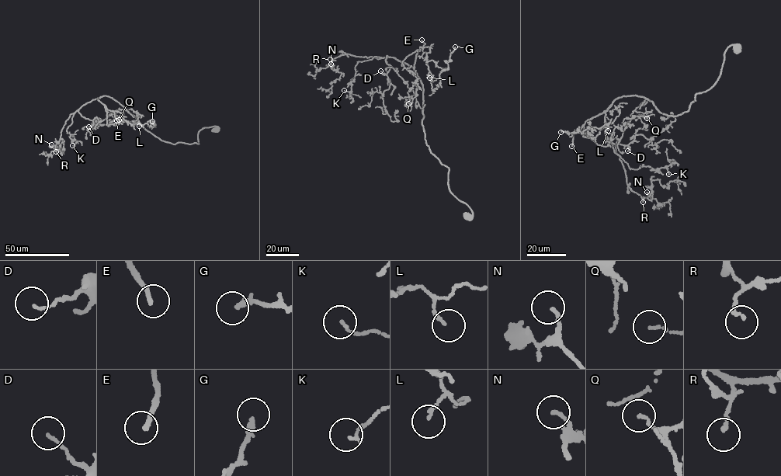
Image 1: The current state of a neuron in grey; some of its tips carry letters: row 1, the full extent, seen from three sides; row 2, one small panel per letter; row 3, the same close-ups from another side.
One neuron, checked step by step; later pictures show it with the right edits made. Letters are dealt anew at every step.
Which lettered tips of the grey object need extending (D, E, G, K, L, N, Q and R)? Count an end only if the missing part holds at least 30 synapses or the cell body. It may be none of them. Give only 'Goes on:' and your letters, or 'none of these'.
Goes on: E, G

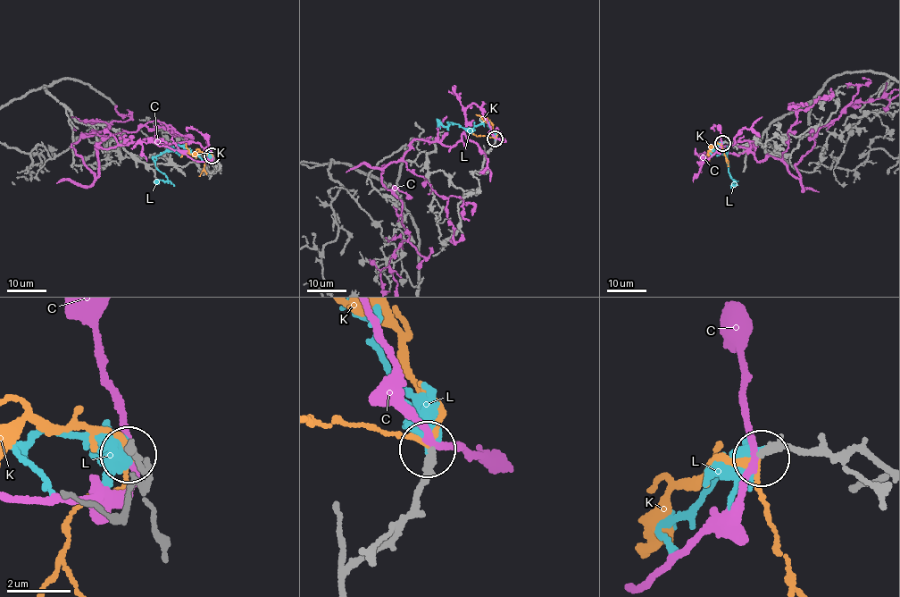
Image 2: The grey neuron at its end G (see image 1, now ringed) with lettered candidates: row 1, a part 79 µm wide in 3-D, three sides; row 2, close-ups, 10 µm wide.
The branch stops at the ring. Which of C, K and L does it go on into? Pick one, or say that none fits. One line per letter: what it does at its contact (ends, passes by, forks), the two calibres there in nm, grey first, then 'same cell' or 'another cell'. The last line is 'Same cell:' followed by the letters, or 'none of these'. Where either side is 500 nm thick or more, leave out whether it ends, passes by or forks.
C: it passes by; 240 nm thick on the grey side, 200 nm on the other; another cell
K: it passes by; 240 nm thick on the grey side, 180 nm on the other; same cell
L: it passes by; 240 nm thick on the grey side, 340 nm on the other; another cell
Same cell: K

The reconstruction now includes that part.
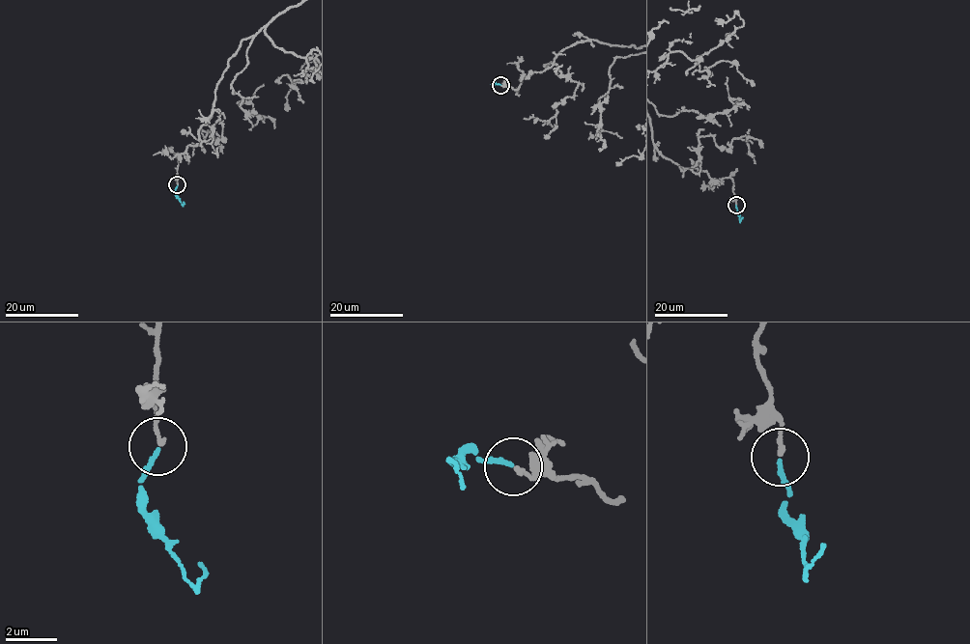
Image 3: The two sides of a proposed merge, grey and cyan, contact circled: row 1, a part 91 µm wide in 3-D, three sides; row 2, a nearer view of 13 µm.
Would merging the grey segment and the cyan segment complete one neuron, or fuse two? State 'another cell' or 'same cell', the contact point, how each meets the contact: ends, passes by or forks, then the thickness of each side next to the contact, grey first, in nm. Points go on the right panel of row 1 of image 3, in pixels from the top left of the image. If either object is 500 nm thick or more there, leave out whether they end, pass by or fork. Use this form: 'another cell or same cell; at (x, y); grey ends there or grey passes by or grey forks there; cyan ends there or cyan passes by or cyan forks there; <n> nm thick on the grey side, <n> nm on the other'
same cell; at (736, 205); grey ends there; cyan ends there; 170 nm thick on the grey side, 170 nm on the other

